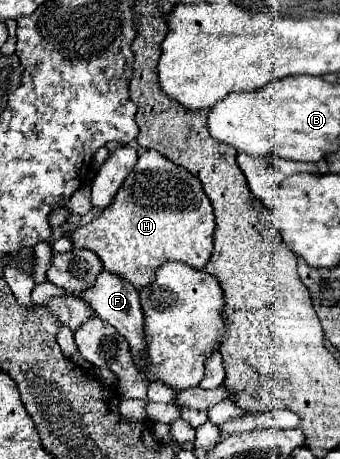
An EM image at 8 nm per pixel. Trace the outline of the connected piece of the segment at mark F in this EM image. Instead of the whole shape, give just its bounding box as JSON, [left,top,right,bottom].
[74,270,144,356]

